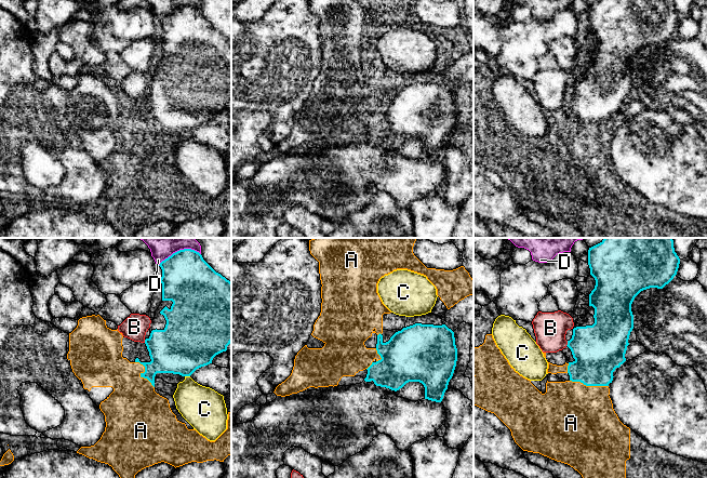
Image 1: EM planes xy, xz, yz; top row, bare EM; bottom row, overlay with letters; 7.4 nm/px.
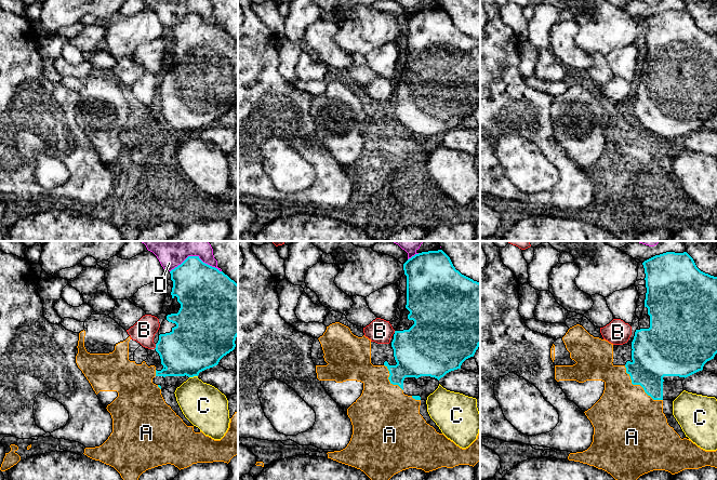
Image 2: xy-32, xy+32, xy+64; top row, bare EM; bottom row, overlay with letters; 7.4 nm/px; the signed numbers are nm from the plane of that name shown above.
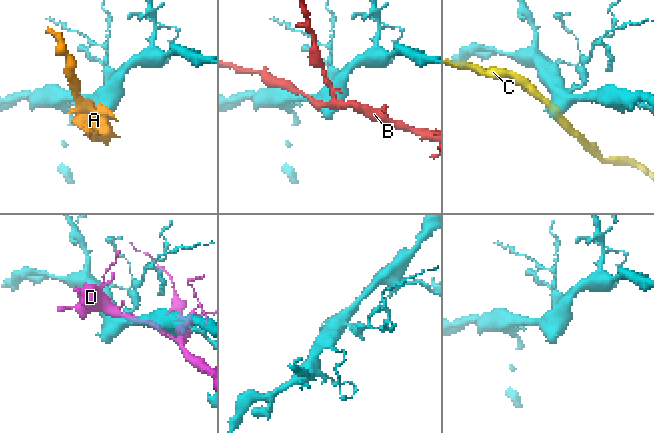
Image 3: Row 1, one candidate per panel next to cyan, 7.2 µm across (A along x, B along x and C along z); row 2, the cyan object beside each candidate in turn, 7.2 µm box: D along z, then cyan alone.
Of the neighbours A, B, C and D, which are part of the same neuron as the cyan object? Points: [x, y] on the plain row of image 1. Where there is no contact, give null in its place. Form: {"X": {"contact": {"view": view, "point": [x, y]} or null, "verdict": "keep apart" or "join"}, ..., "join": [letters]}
{"A": {"contact": {"view": "yz", "point": [589, 143]}, "verdict": "keep apart"}, "B": {"contact": {"view": "yz", "point": [568, 101]}, "verdict": "keep apart"}, "C": {"contact": {"view": "xy", "point": [187, 133]}, "verdict": "keep apart"}, "D": {"contact": {"view": "xy", "point": [179, 8]}, "verdict": "keep apart"}, "join": []}

